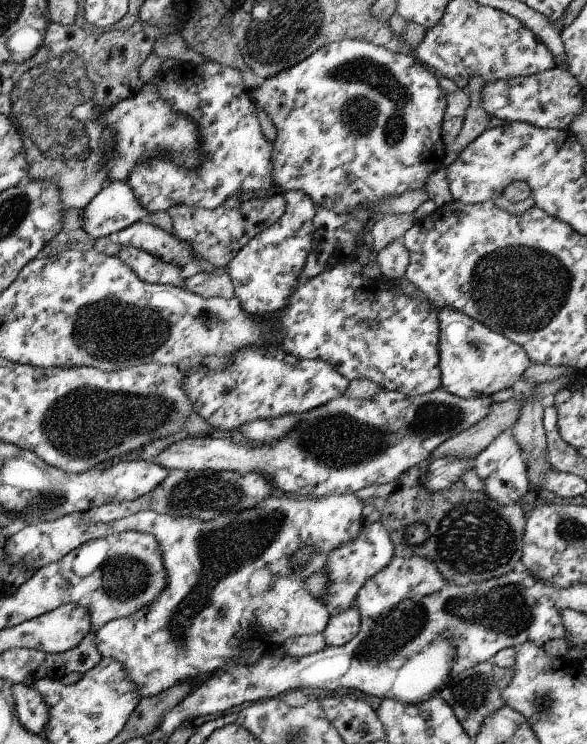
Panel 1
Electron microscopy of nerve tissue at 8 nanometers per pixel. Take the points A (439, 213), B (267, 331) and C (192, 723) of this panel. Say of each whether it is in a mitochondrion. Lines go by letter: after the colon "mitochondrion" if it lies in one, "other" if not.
A: other
B: mitochondrion
C: other

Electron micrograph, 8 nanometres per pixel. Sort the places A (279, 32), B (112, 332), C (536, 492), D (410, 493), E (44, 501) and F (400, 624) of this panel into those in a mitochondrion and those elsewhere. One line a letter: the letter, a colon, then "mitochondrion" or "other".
A: mitochondrion
B: mitochondrion
C: other
D: other
E: mitochondrion
F: mitochondrion

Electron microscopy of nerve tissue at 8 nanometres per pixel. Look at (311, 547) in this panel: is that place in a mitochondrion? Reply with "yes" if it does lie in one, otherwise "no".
no

